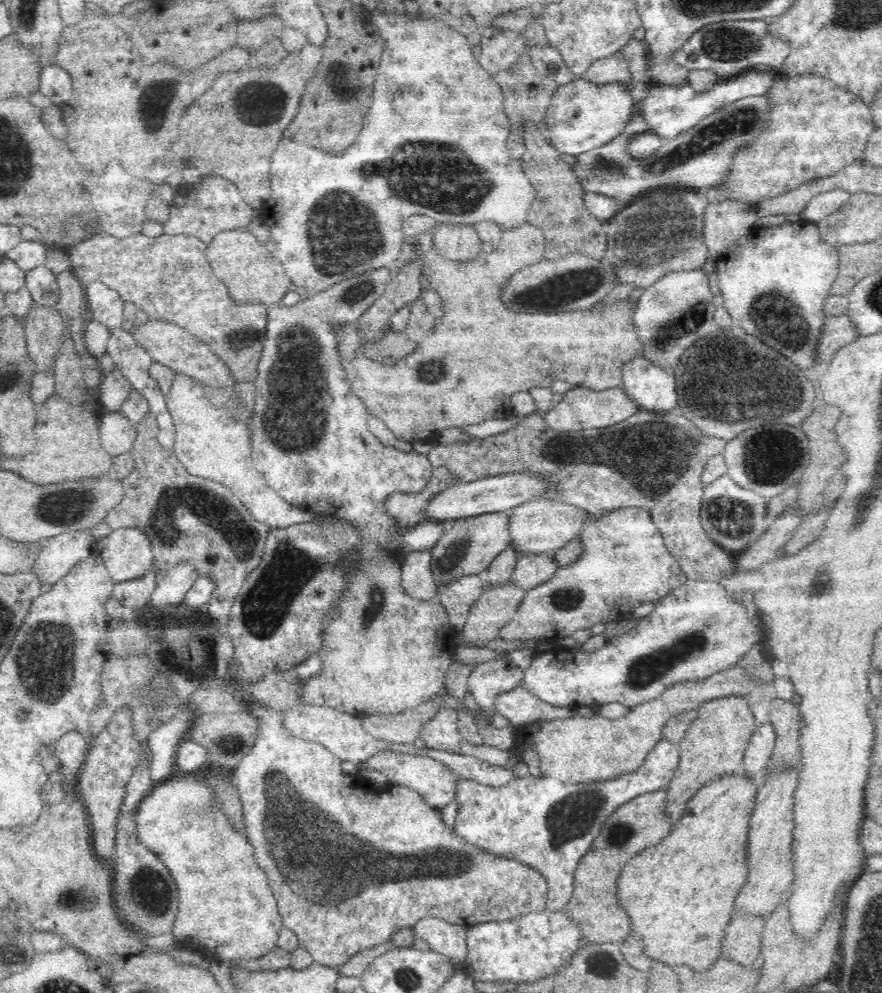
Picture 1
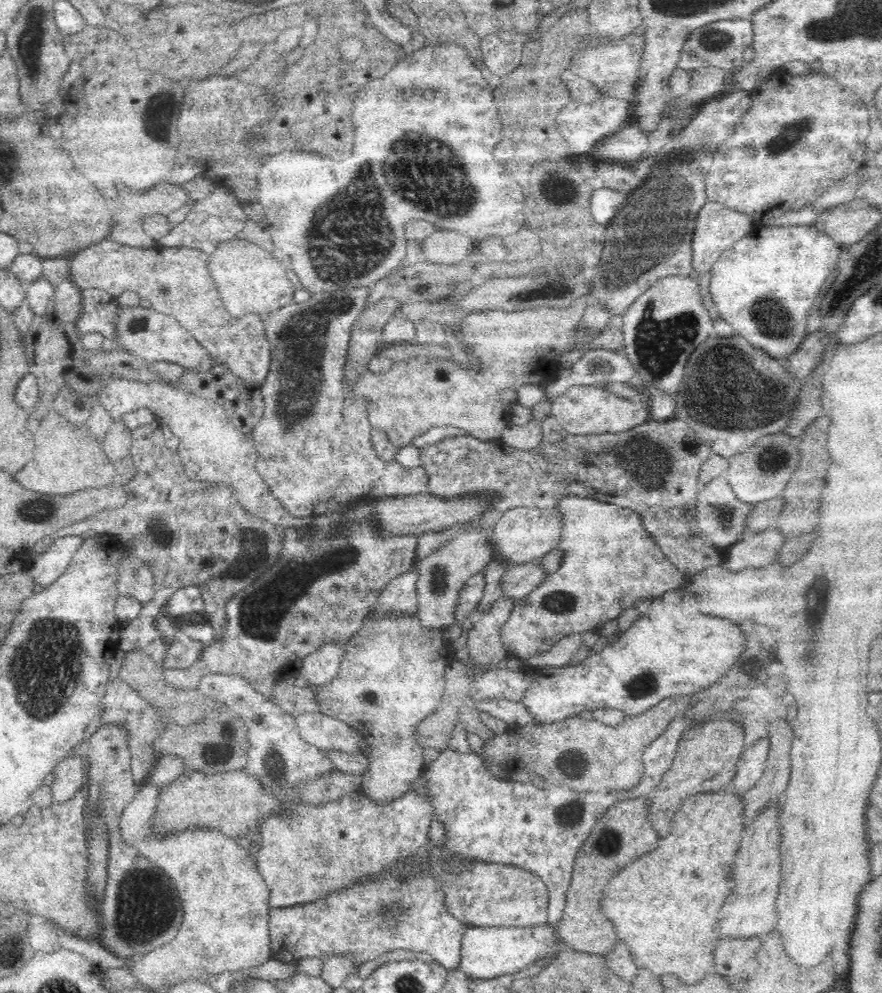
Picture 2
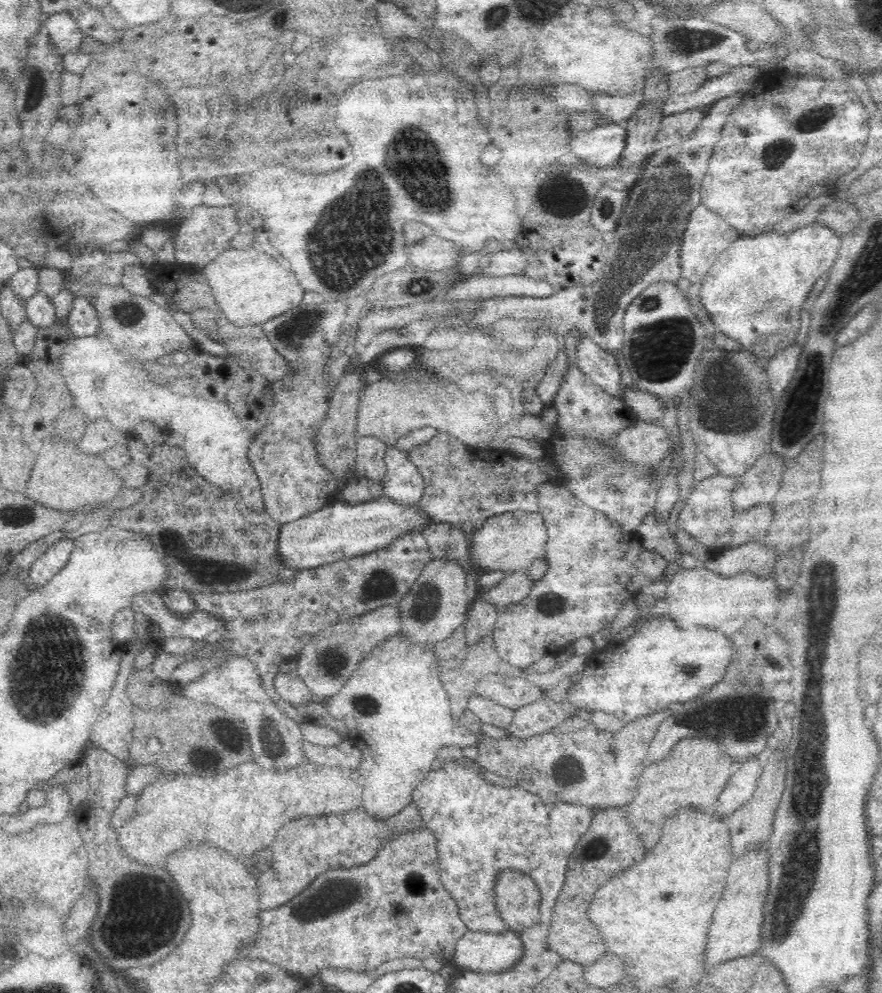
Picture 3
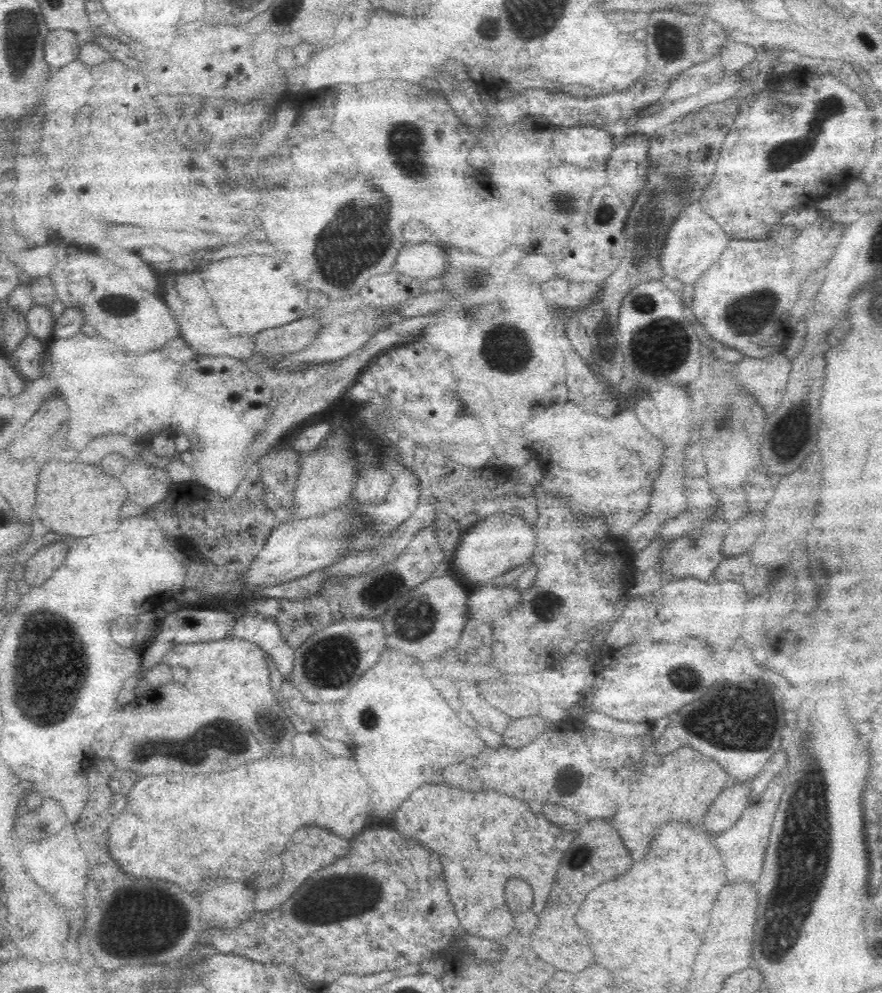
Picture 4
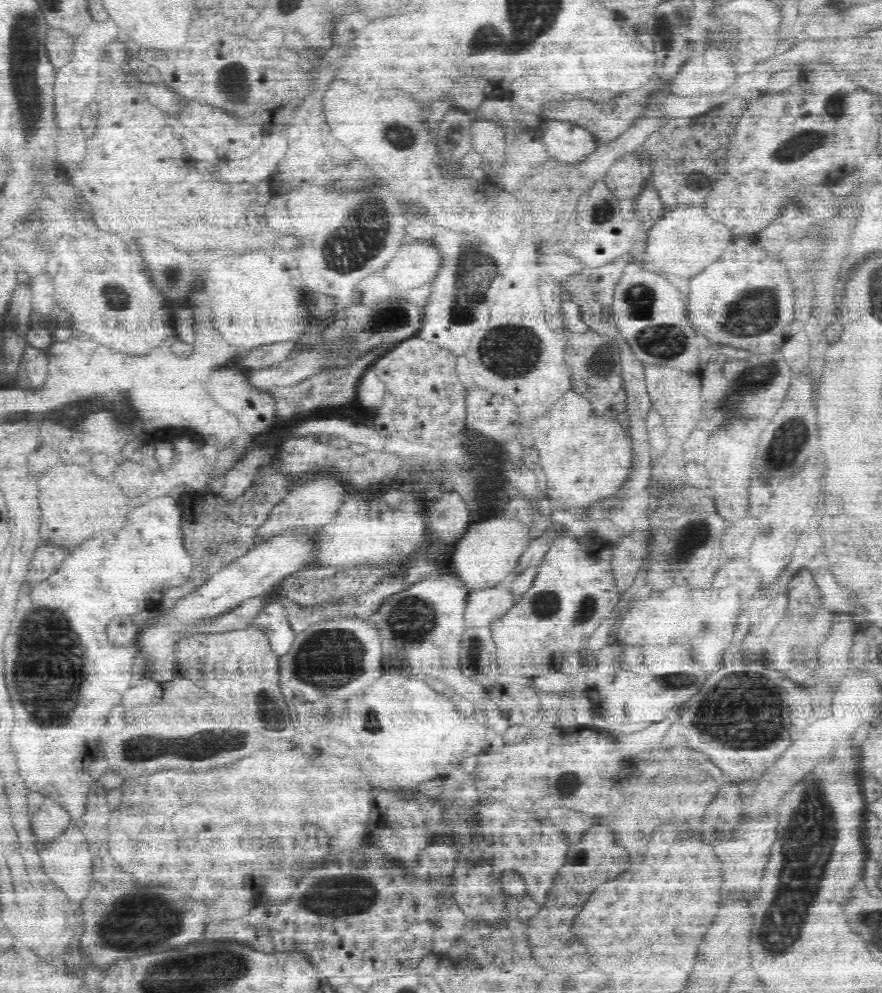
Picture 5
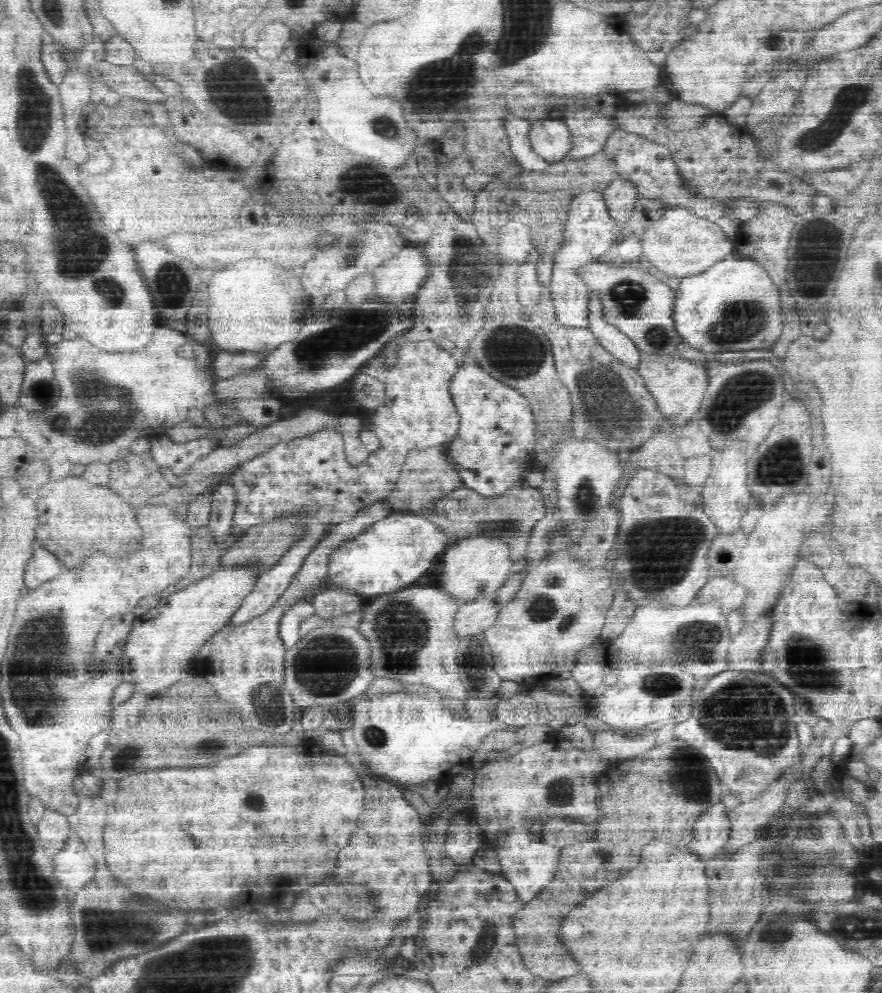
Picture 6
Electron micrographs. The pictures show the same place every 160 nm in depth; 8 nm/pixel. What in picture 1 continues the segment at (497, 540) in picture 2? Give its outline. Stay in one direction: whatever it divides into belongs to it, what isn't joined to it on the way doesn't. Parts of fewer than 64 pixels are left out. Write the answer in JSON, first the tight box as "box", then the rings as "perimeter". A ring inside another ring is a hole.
{"box":[509,496,589,556],"perimeter":[[[545,496],[515,506],[510,510],[509,531],[511,544],[520,556],[532,554],[552,553],[572,540],[577,540],[584,521],[589,518],[587,510],[560,502],[550,500]]]}

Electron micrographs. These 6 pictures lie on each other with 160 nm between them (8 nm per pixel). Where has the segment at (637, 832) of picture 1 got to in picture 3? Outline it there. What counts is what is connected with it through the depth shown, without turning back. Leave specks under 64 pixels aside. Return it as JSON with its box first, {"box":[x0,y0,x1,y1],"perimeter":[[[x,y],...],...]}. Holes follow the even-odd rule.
{"box":[548,808,646,966],"perimeter":[[[608,808],[608,810],[596,812],[588,832],[576,844],[576,852],[568,860],[566,882],[556,900],[556,908],[552,914],[552,926],[548,930],[548,948],[558,952],[564,960],[570,960],[582,966],[596,962],[604,954],[606,948],[604,948],[604,940],[598,928],[586,916],[590,900],[594,892],[604,882],[608,882],[608,878],[640,862],[644,854],[646,850],[640,842],[640,836],[630,828],[624,808]]]}

